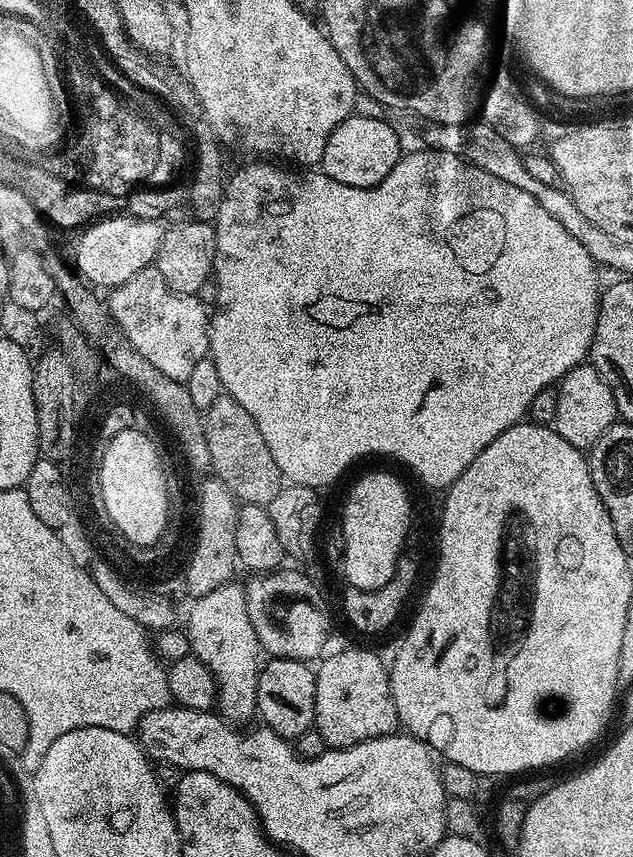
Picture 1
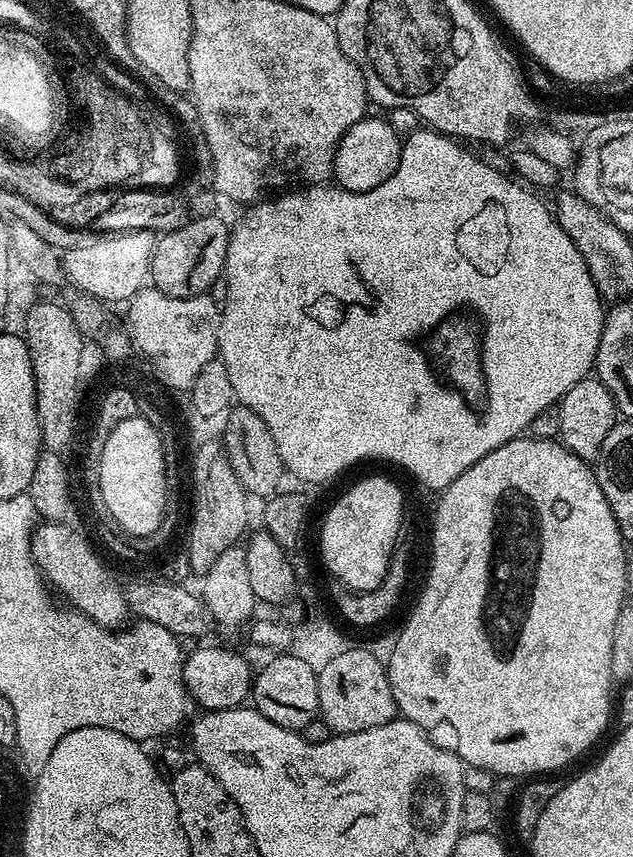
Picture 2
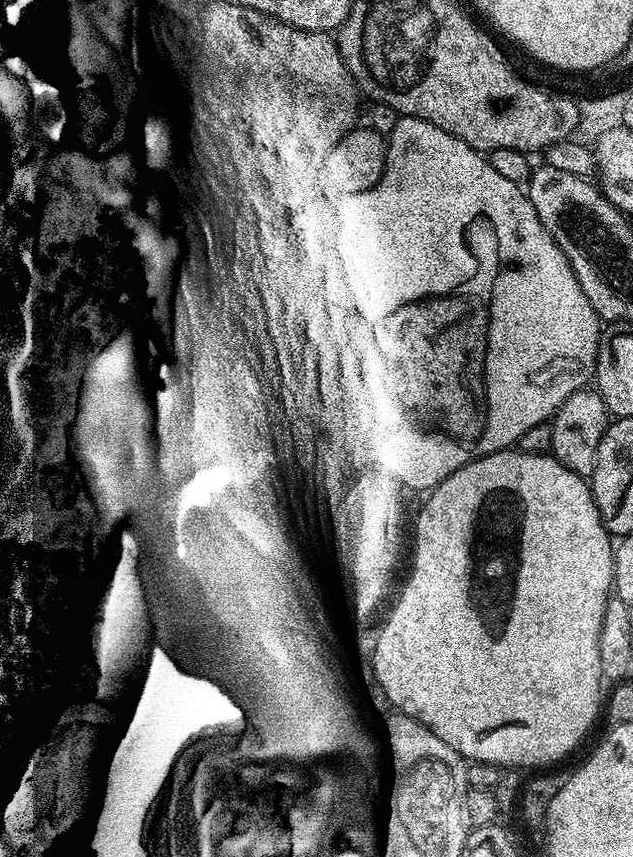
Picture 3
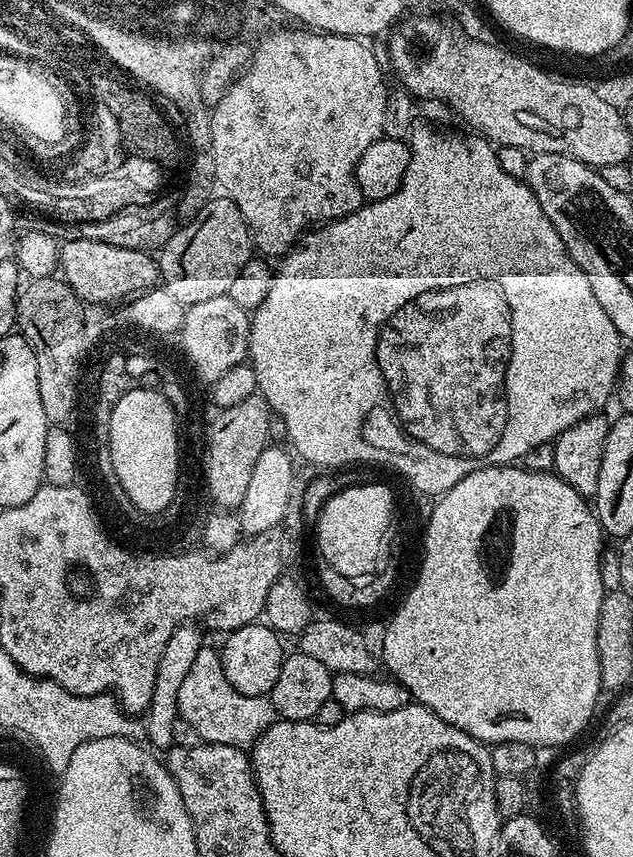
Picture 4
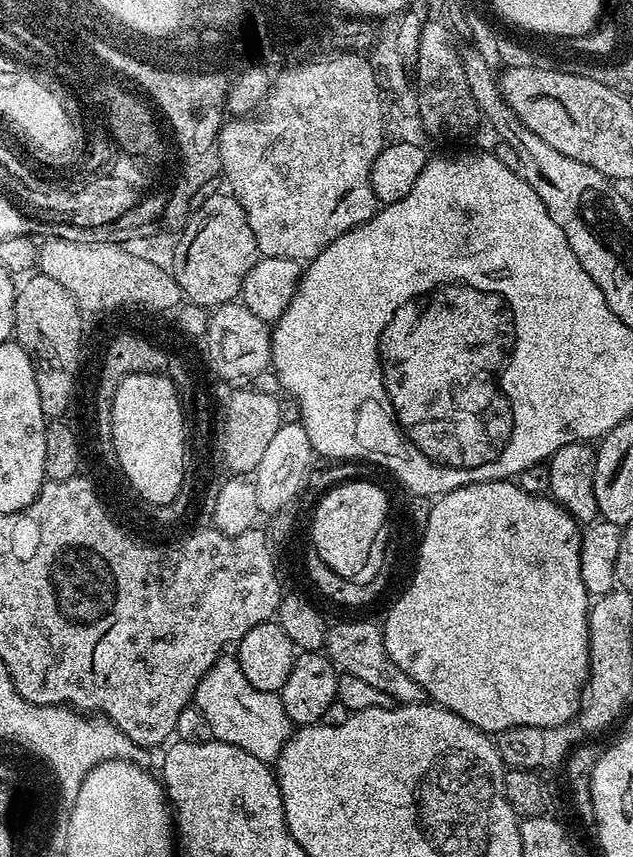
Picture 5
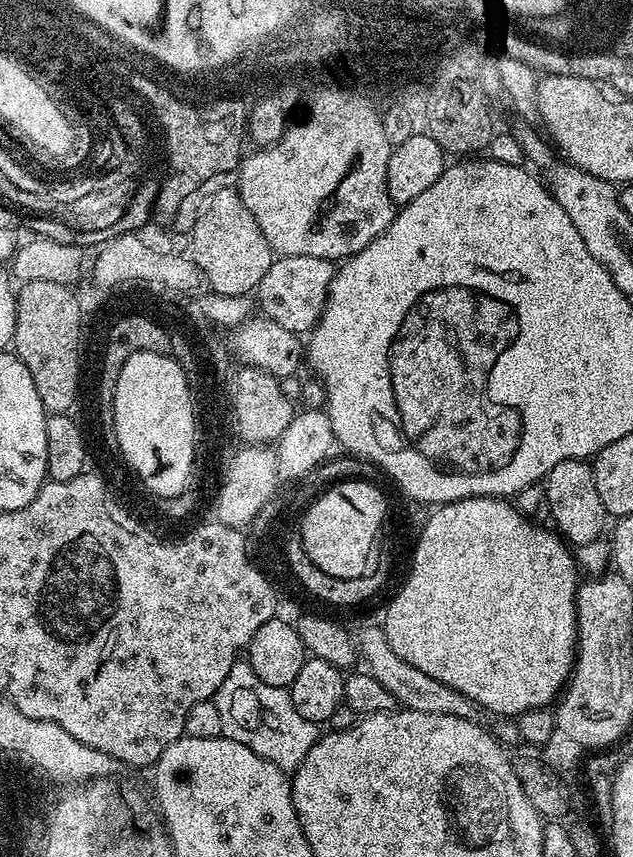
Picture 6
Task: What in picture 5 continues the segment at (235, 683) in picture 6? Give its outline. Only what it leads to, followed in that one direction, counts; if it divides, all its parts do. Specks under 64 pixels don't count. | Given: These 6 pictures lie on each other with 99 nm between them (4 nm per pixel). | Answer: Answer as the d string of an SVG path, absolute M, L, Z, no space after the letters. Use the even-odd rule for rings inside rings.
M221 654L210 666L210 670L198 682L194 707L210 724L215 739L238 746L246 754L265 762L275 762L284 748L285 742L294 731L292 720L286 714L279 695L266 690L258 690L246 682L235 655Z

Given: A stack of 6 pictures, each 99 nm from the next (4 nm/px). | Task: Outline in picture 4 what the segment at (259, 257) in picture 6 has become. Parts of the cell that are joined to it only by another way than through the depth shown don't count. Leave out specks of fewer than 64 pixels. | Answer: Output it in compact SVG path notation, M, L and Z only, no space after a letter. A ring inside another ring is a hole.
M217 201L184 225L165 242L158 255L158 262L164 266L158 272L162 287L190 304L194 300L210 302L210 298L228 295L238 270L254 256L252 234L241 224L240 214L228 201Z

